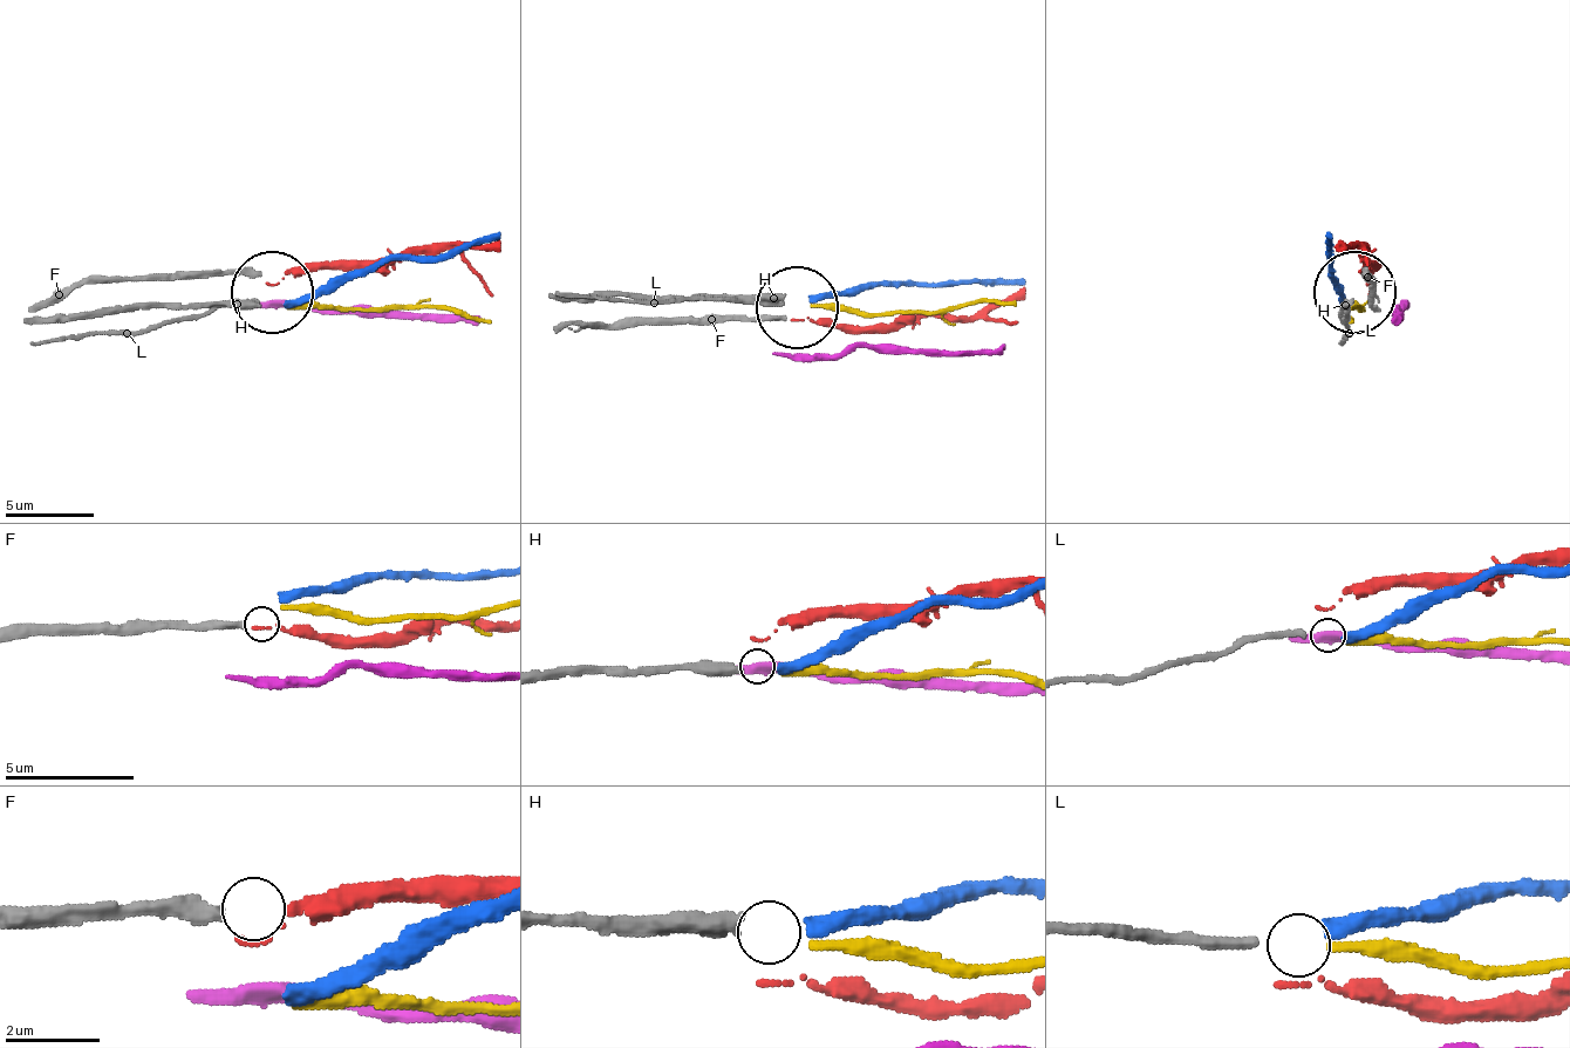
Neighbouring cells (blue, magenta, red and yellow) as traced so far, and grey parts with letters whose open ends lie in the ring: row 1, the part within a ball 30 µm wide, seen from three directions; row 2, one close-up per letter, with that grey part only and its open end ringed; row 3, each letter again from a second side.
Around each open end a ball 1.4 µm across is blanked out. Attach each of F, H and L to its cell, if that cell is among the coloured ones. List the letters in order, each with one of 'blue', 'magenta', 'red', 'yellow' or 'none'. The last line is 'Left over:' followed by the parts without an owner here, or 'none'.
F: none
H: blue
L: yellow
Left over: F

